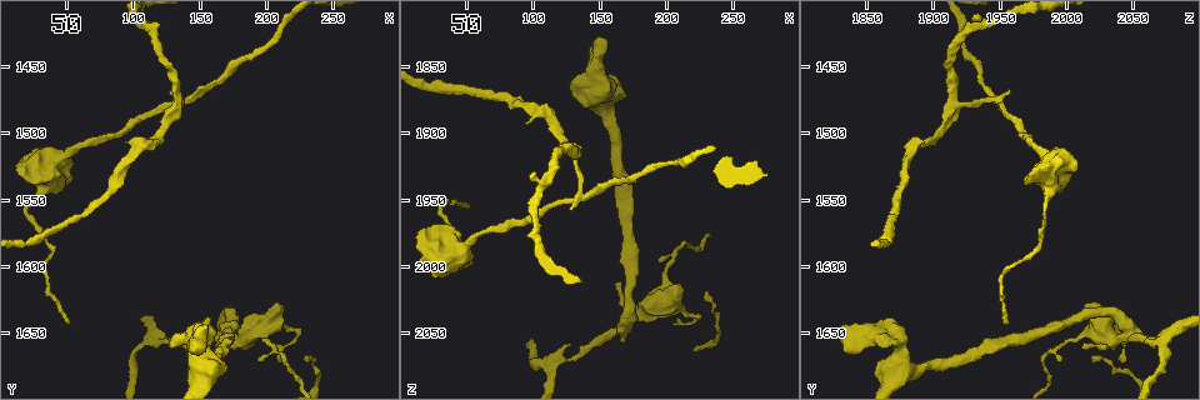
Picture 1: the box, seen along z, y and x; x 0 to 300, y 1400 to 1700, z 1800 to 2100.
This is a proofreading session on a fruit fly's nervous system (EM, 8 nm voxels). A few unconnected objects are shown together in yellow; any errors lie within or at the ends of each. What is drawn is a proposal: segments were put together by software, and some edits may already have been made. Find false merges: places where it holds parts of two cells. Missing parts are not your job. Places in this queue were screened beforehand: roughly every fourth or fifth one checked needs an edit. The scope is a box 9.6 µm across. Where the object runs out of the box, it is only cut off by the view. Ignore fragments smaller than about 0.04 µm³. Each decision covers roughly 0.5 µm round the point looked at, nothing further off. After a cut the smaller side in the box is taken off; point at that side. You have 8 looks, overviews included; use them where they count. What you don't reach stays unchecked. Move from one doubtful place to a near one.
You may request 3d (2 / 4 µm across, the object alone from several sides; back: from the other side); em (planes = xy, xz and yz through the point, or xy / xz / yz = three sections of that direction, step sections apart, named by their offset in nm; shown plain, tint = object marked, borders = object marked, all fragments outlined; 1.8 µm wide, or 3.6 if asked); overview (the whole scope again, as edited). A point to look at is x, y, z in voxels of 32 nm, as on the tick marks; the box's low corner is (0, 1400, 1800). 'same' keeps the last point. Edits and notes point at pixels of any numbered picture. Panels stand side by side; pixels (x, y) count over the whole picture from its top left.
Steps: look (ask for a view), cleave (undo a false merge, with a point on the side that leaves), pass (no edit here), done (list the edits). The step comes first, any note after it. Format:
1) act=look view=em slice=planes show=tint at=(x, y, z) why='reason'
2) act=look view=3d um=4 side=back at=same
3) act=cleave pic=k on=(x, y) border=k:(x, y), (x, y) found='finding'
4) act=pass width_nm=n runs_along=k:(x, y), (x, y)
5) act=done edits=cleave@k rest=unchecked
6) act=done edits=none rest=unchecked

act=look view=3d um=4 at=(132, 1476, 1948)

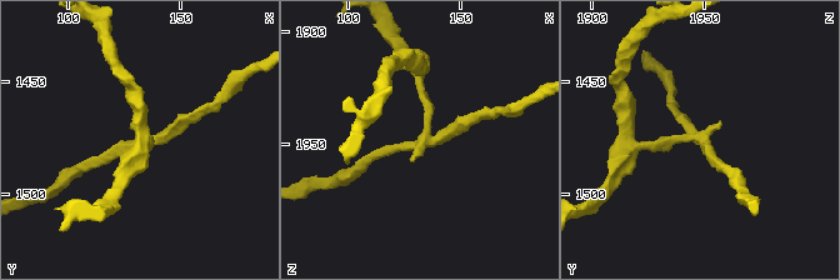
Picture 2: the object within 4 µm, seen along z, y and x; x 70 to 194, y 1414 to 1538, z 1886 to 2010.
act=look view=em slice=xy step=4 show=tint at=(132, 1476, 1948) arms=3

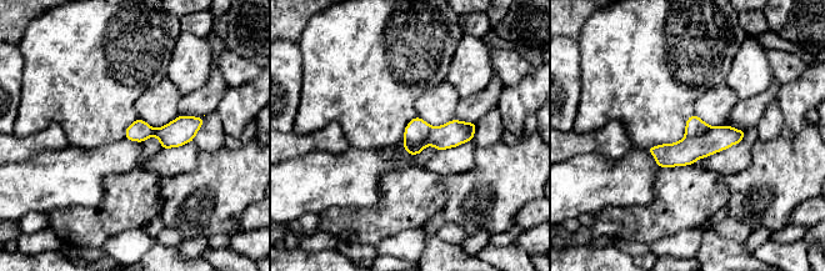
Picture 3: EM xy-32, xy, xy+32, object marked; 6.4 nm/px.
act=look view=em slice=planes show=tint at=same why='another direction'

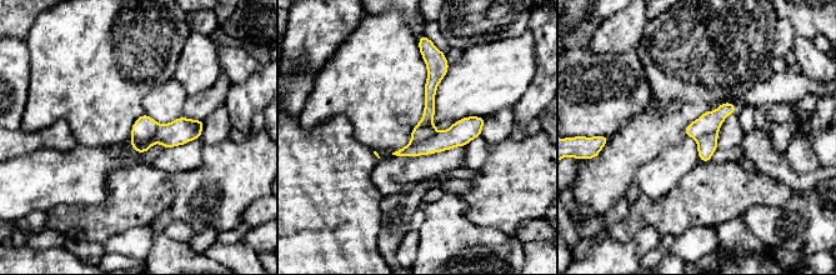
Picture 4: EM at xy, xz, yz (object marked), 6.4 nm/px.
act=cleave pic=4 on=(144, 128) border=4:(159, 124), (151, 136), (131, 138) found='two cells meet here'

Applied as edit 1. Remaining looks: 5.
act=look view=overview why='see it whole again'

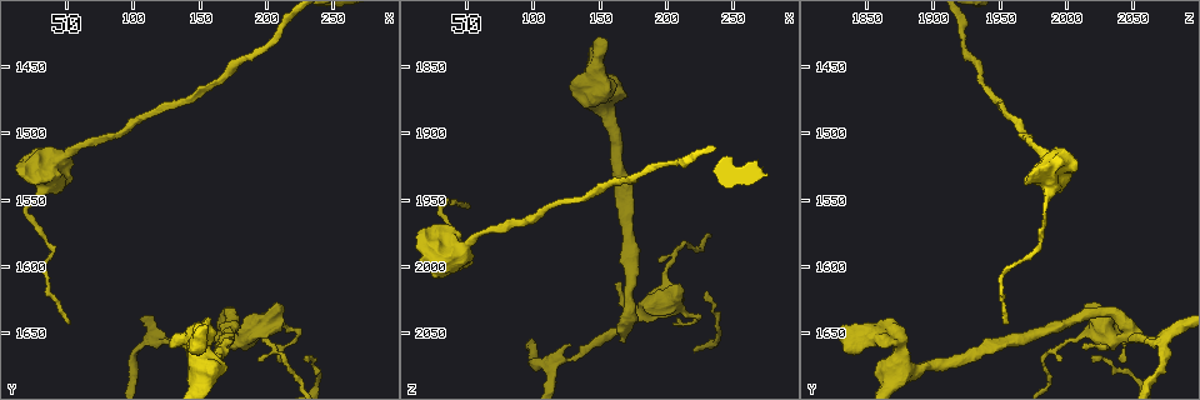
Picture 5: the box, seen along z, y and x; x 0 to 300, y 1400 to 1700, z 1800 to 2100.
act=look view=3d um=4 at=(170, 1644, 2044) why='calibre changes'

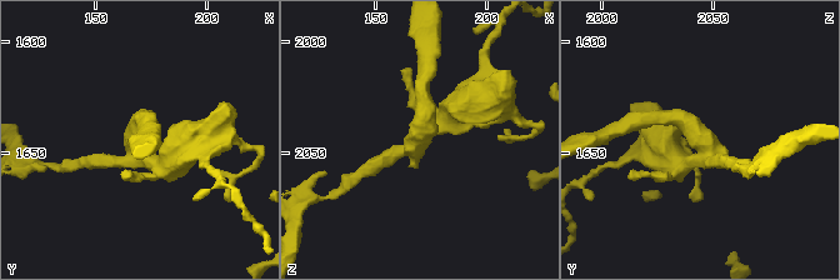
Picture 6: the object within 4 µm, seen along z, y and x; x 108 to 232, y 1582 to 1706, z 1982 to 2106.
act=look view=em slice=planes show=plain at=(169, 1643, 2043)

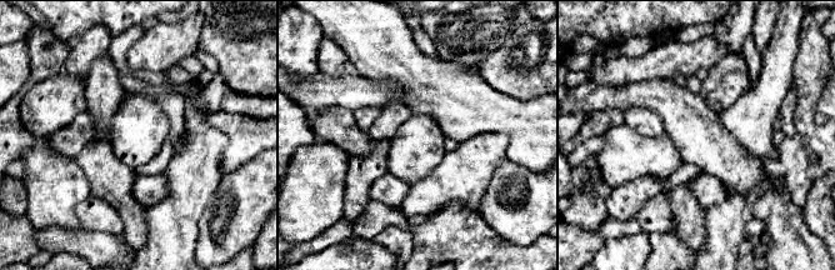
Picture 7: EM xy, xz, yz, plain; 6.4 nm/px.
act=look view=em slice=planes show=tint at=same why='where the object lies'

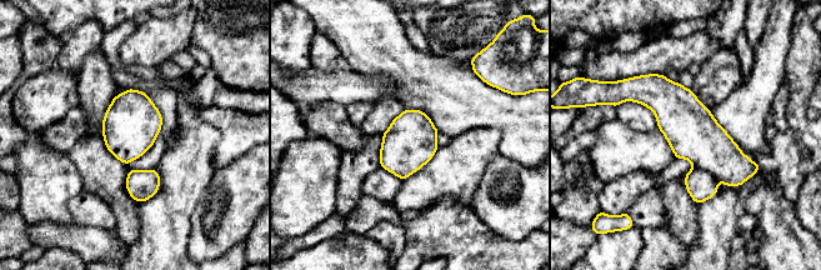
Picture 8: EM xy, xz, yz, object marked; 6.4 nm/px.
act=cleave pic=8 on=(701, 185) border=8:(694, 166), (701, 168), (710, 174) found='two cells meet here'

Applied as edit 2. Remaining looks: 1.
act=done edits=cleave@4,cleave@8 rest=unchecked

